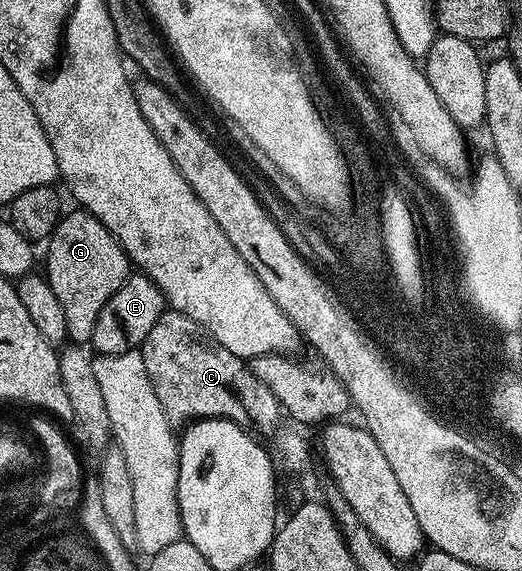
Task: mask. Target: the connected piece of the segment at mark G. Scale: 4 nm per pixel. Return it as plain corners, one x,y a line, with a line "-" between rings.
84,210
76,211
66,211
49,233
43,275
55,298
59,298
59,306
63,306
63,318
67,318
66,337
74,344
85,346
95,330
99,310
103,310
107,298
111,298
111,294
115,294
115,290
119,290
131,275
131,261
99,218

